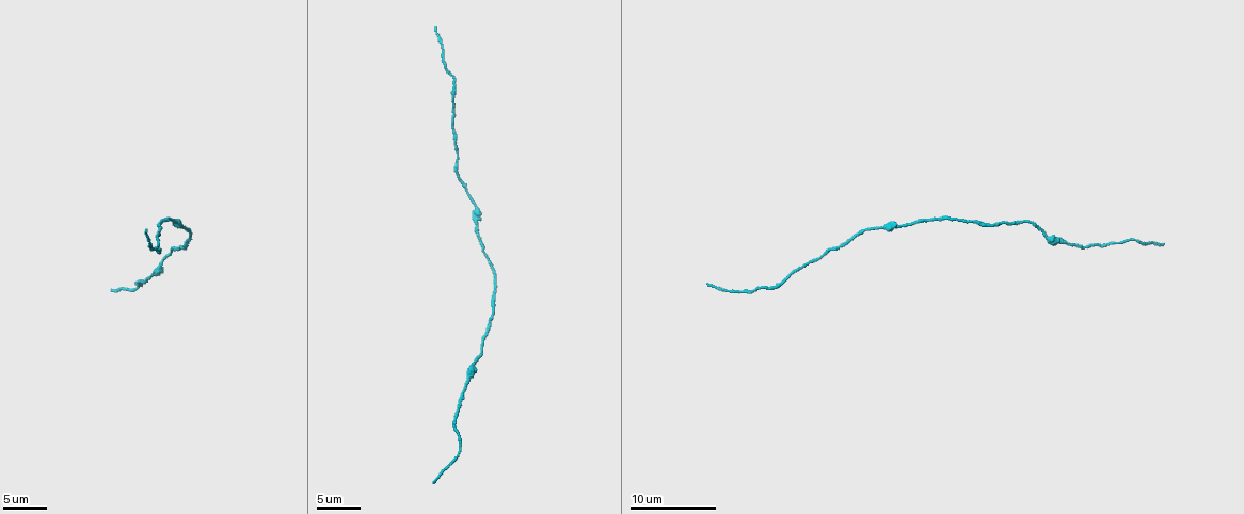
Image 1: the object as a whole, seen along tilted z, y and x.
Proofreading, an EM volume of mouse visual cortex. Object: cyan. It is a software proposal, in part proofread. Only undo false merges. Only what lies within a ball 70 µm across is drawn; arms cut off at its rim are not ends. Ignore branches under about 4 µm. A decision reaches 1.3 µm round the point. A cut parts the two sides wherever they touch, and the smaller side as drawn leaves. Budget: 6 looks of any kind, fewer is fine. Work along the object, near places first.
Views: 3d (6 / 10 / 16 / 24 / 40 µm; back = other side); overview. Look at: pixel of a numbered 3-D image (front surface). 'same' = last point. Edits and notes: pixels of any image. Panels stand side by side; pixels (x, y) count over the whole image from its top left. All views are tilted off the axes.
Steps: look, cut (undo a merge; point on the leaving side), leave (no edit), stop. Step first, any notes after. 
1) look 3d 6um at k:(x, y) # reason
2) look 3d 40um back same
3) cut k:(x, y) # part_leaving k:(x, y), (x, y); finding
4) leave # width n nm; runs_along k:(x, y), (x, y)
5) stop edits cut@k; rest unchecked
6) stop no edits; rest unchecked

look 3d 10um at 1:(1060, 242) # sudden change in width

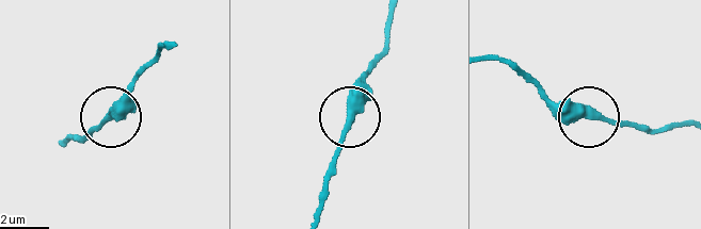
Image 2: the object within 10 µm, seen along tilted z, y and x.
leave # runs_along 2:(487, 59), (511, 62), (552, 101), (593, 118), (644, 125); all the same cell

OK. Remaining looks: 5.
look 3d 10um at 1:(474, 207) # calibre changes

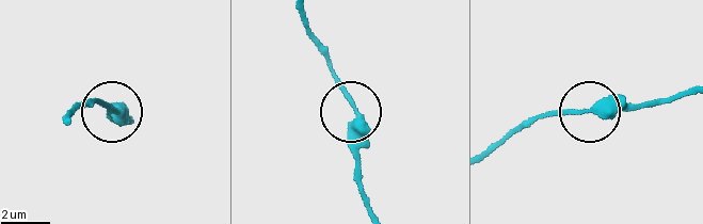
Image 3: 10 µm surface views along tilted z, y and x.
leave # width 320 nm; runs_along 3:(373, 212), (358, 175), (353, 101), (324, 56); one cell here

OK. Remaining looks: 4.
look 3d 10um at 1:(160, 252)

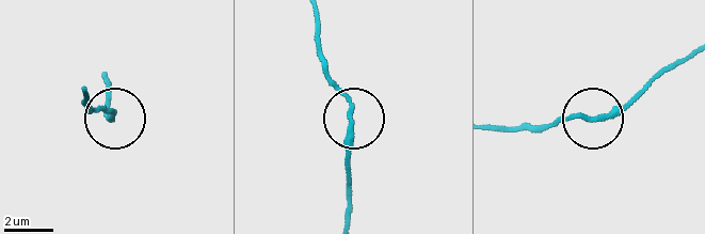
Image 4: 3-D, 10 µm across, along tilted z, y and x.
leave # runs_along 4:(691, 50), (655, 72), (611, 110), (532, 125); continuous, no second cell

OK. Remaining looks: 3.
stop no edits; rest unchecked

